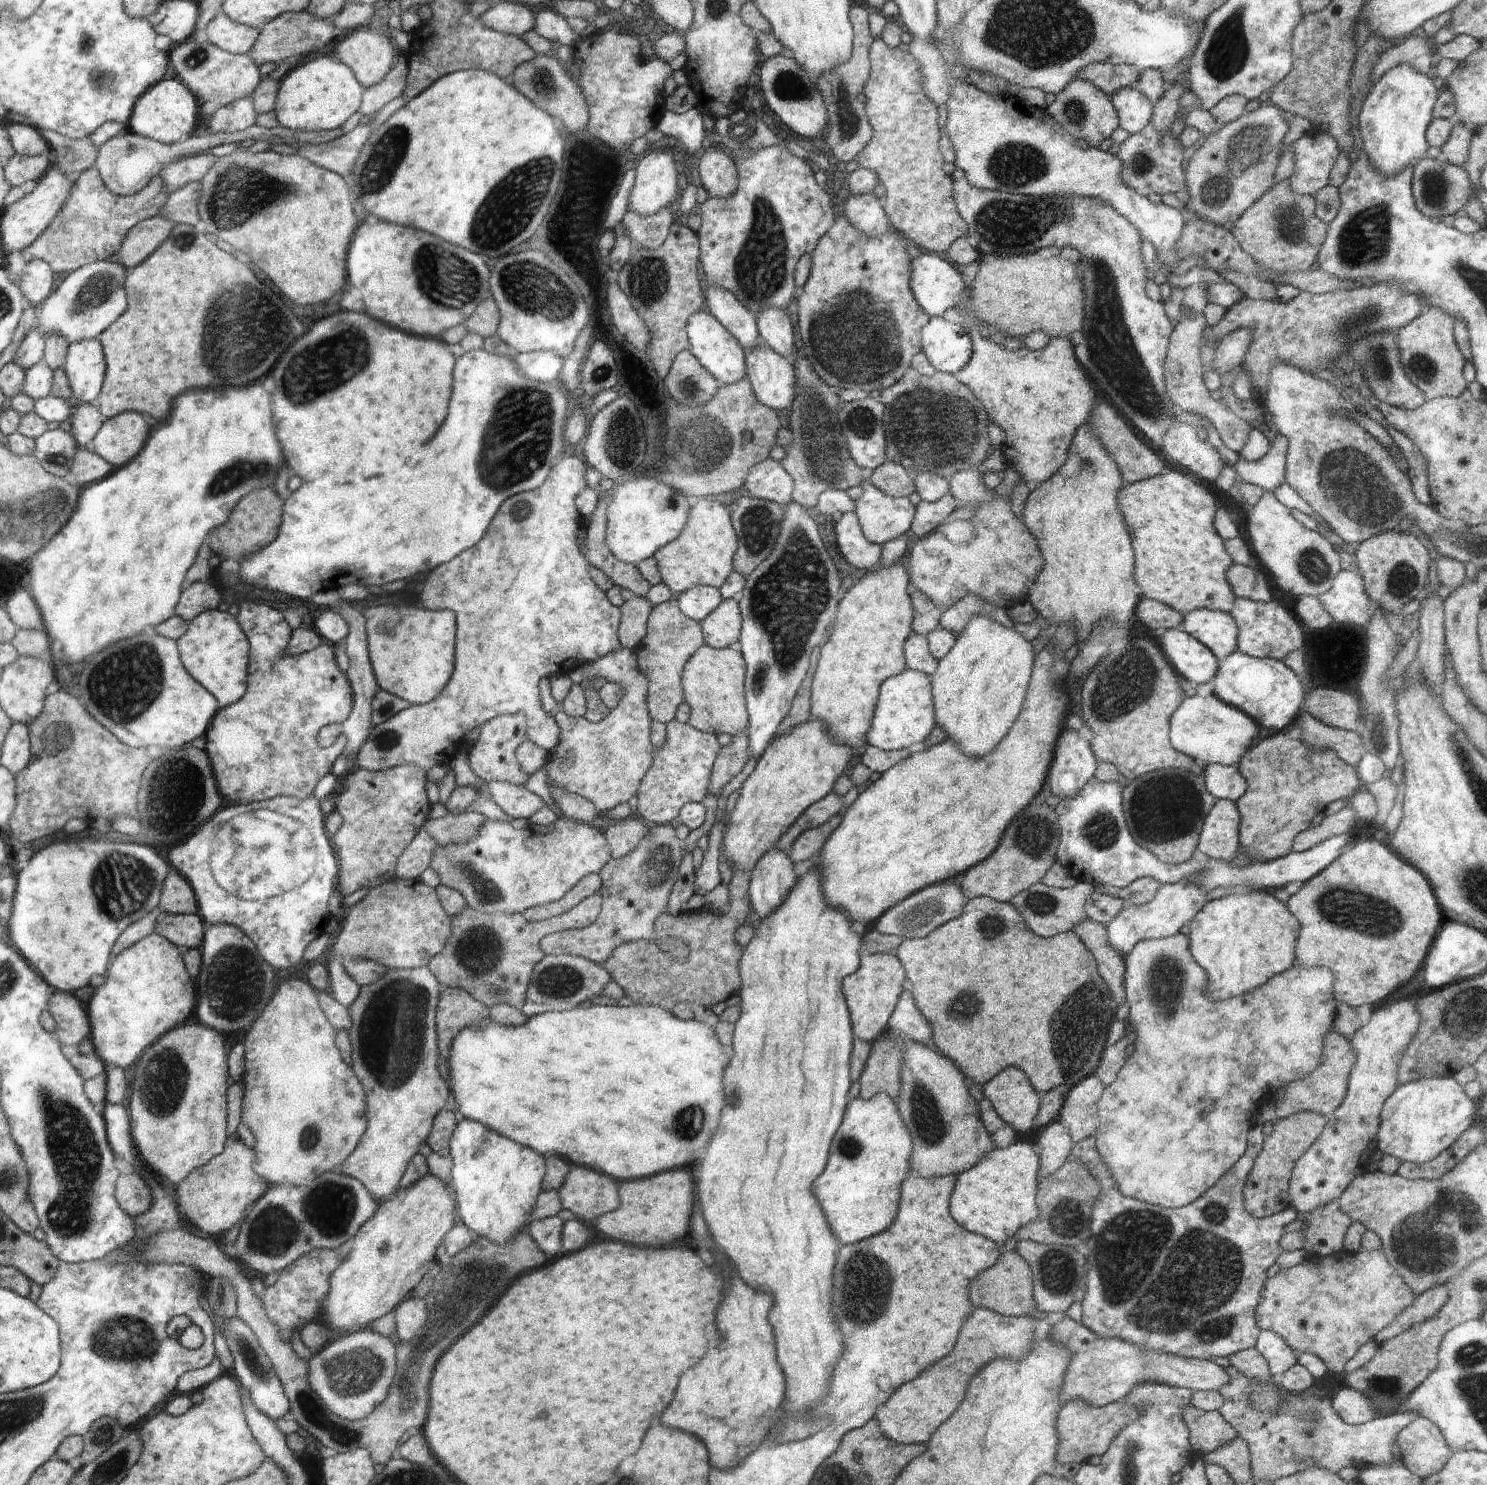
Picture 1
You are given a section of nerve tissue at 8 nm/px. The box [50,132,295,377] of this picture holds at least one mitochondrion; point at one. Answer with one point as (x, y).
(97, 291)

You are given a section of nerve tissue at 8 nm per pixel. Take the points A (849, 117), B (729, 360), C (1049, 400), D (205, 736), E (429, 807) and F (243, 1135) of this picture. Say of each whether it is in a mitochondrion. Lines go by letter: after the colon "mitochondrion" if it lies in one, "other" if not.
A: mitochondrion
B: other
C: other
D: other
E: other
F: other

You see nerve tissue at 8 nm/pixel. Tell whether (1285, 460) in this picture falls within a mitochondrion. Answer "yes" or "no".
no

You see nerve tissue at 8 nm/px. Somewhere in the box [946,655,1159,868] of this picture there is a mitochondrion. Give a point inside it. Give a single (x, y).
(1033, 836)

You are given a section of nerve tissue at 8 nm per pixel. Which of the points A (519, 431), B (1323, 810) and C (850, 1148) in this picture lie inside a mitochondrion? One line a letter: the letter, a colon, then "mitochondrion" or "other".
A: mitochondrion
B: other
C: mitochondrion

